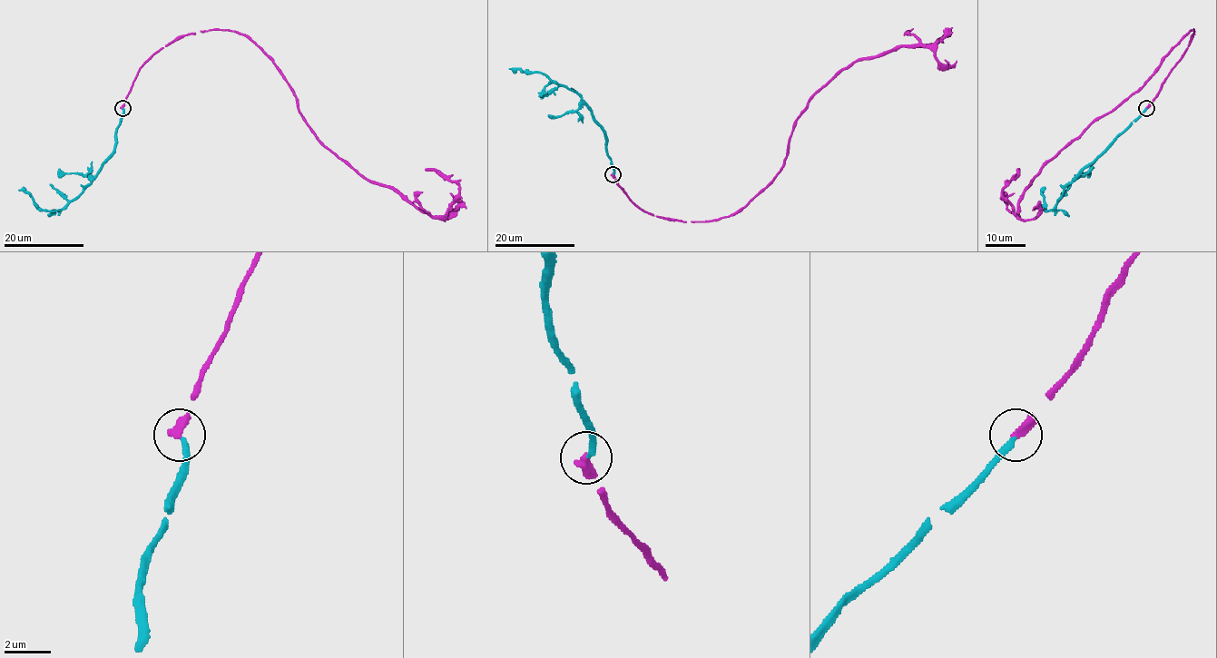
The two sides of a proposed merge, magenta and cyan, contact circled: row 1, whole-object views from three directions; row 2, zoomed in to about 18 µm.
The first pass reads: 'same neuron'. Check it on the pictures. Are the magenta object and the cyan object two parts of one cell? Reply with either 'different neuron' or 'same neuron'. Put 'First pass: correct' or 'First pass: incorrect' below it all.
different neuron
First pass: incorrect

